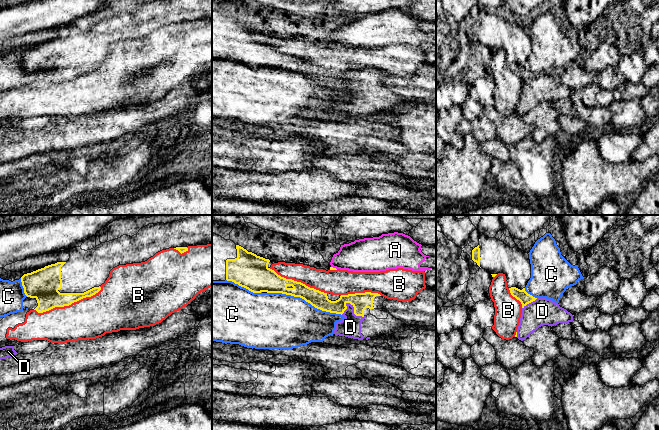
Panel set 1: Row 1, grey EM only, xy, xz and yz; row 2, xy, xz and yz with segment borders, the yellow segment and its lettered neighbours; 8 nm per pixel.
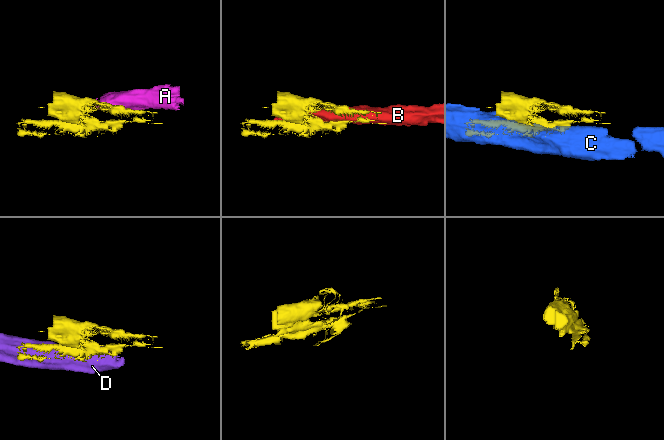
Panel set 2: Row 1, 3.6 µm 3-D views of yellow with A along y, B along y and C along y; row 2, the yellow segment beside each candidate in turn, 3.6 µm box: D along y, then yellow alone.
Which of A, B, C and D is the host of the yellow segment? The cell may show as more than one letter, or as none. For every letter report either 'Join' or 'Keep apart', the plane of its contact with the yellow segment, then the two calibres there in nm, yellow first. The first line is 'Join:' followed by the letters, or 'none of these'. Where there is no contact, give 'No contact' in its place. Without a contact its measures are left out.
Join: none of these
A: Keep apart. Touches yellow in xz. Thickness 30 nm (yellow) against 260 nm
B: Keep apart. Touches yellow in xy. Thickness 240 nm (yellow) against 340 nm
C: Keep apart. Touches yellow in xz. Thickness 140 nm (yellow) against 440 nm
D: Keep apart. Touches yellow in xz. Thickness 140 nm (yellow) against 170 nm

